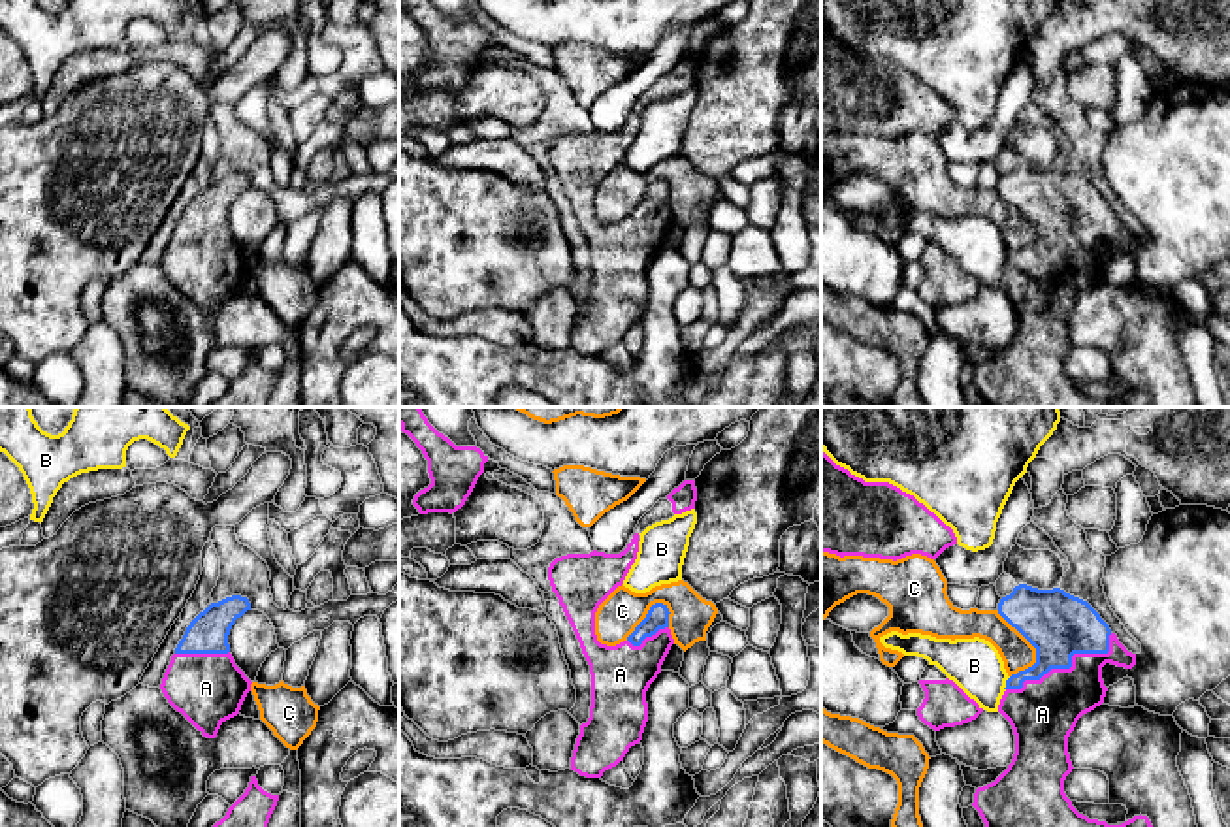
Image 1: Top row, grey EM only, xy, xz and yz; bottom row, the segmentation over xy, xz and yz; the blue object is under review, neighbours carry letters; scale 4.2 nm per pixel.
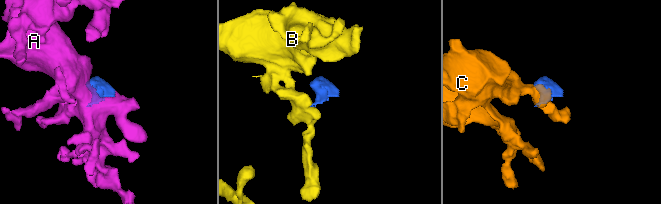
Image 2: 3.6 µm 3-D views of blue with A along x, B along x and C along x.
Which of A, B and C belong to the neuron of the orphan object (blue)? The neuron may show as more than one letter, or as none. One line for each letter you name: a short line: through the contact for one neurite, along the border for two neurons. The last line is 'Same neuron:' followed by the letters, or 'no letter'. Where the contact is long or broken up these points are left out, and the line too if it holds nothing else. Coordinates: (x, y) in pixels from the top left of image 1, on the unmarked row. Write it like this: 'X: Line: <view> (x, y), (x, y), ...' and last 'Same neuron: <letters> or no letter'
Same neuron: A

